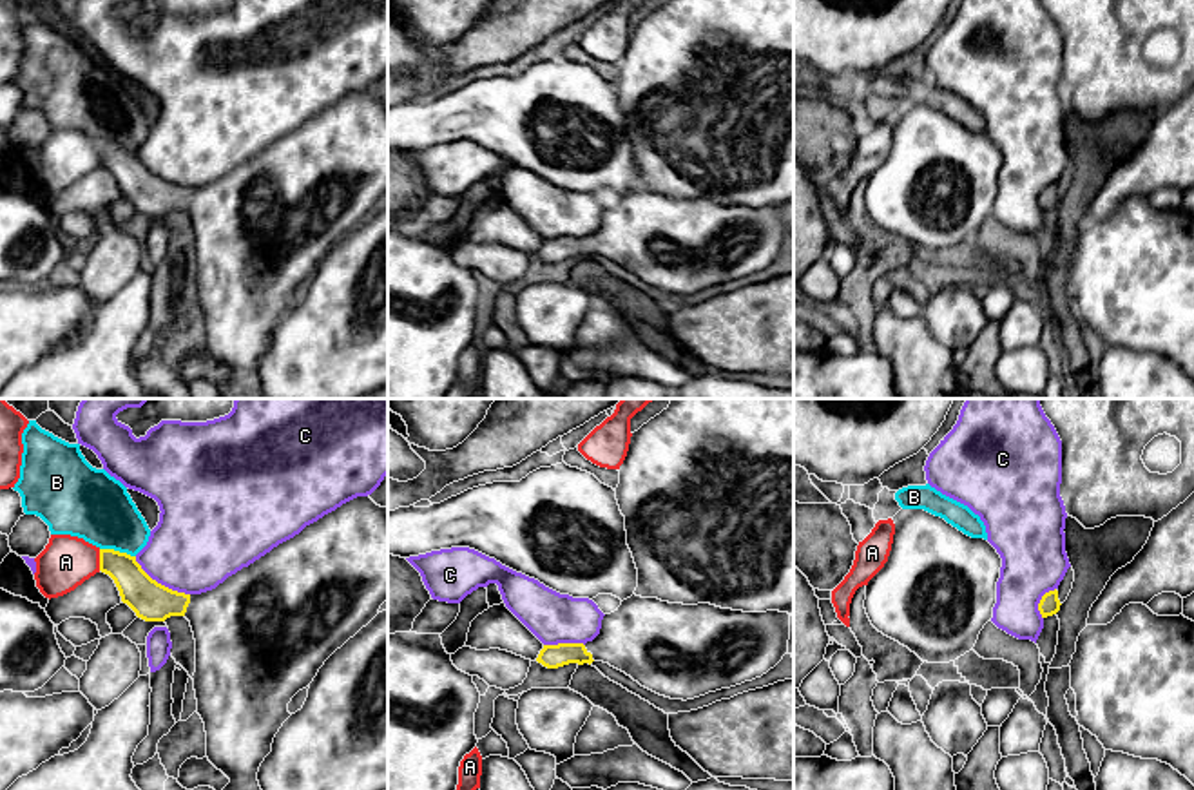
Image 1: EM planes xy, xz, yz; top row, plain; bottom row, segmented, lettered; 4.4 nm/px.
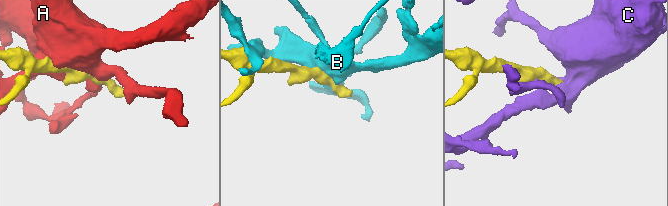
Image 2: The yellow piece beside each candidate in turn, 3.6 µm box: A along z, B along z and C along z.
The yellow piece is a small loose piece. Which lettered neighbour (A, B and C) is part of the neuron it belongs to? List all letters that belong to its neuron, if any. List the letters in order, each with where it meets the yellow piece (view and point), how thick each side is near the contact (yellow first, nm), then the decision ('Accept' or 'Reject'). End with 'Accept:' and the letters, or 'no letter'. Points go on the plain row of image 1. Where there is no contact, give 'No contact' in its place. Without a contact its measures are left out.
A: Touches yellow at xy (100, 154). Thickness 160 nm (yellow) against 240 nm. Reject
B: Touches yellow at xy (118, 145). Thickness 170 nm (yellow) against 320 nm. Reject
C: Touches yellow at xy (160, 178). Thickness 180 nm (yellow) against 400 nm. Reject
Accept: no letter

